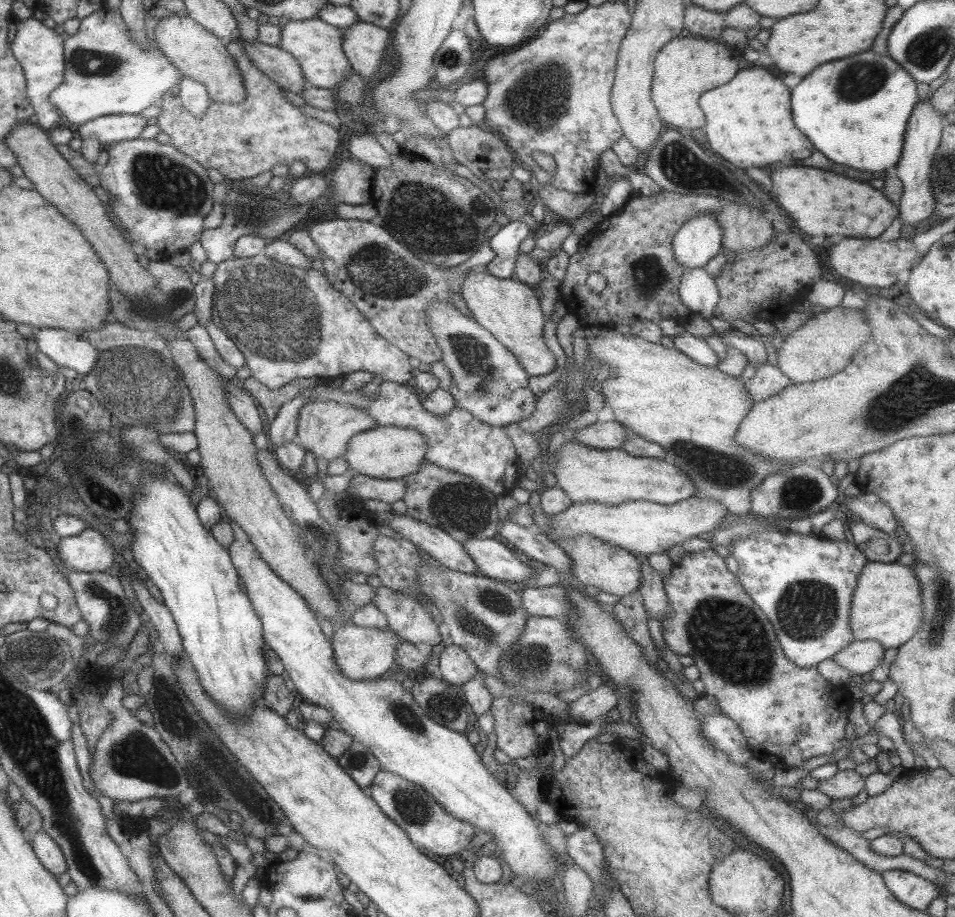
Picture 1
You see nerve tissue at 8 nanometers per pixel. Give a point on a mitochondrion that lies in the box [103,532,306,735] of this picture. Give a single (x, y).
(169, 714)

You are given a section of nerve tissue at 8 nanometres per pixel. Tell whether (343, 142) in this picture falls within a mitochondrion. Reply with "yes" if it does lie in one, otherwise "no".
no

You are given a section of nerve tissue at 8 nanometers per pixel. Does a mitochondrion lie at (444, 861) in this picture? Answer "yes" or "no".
no

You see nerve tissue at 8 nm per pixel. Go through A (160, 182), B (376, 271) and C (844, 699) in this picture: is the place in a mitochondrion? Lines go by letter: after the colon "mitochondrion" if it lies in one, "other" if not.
A: mitochondrion
B: mitochondrion
C: other

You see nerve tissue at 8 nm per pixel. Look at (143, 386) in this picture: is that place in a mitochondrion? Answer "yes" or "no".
yes

